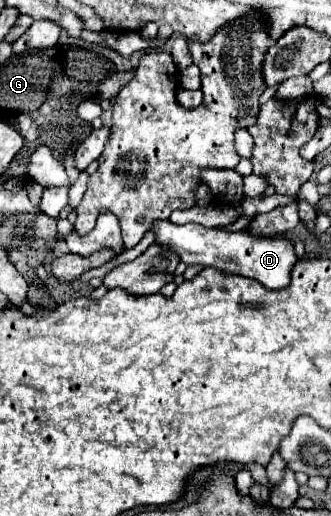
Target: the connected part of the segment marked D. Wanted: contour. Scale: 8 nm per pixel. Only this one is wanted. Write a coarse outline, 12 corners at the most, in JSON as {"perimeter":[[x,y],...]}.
{"perimeter":[[155,223],[187,265],[283,289],[293,243],[197,223]]}

